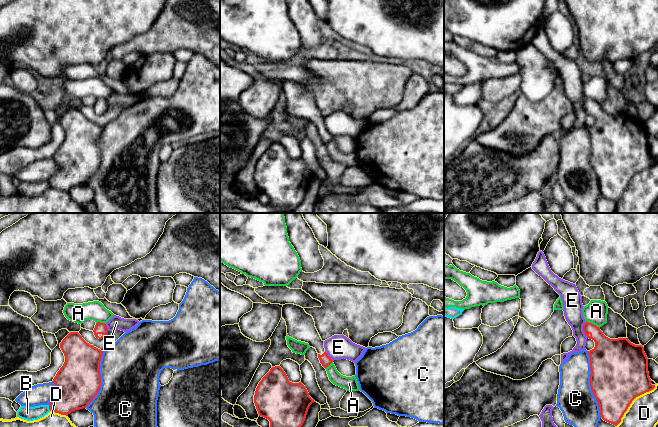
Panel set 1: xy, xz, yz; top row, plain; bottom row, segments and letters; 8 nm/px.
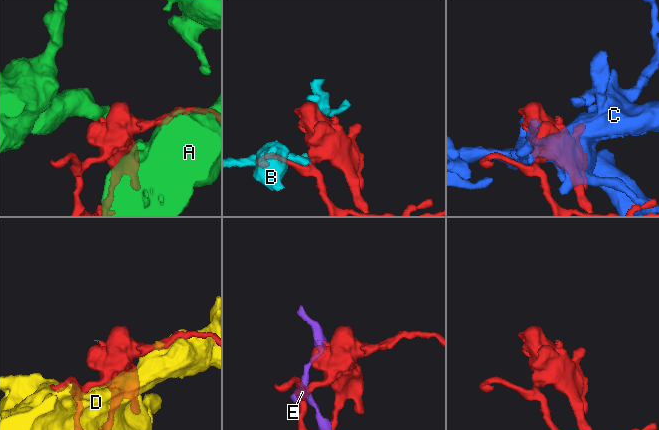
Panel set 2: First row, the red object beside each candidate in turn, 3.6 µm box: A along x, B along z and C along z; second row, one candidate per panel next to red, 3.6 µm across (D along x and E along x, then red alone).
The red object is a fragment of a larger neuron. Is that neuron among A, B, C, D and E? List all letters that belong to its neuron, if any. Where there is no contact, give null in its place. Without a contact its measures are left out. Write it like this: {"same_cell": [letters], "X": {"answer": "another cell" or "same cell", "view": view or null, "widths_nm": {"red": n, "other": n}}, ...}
{"same_cell": [], "A": {"answer": "another cell", "view": "yz", "widths_nm": {"red": 220, "other": 180}}, "B": {"answer": "another cell", "view": "xy", "widths_nm": {"red": 280, "other": 110}}, "C": {"answer": "another cell", "view": "yz", "widths_nm": {"red": 460, "other": 300}}, "D": {"answer": "another cell", "view": "yz", "widths_nm": {"red": 460, "other": 280}}, "E": {"answer": "another cell", "view": "yz", "widths_nm": {"red": 200, "other": 160}}}

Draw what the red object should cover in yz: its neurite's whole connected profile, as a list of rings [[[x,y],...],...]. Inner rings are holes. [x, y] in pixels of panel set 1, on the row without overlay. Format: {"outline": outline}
{"outline": [[[586,98],[583,107],[595,118],[595,123],[587,128],[590,133],[590,163],[598,178],[601,194],[617,202],[632,177],[655,164],[649,153],[648,134],[642,121],[635,121],[628,114],[610,115],[592,99]]]}

